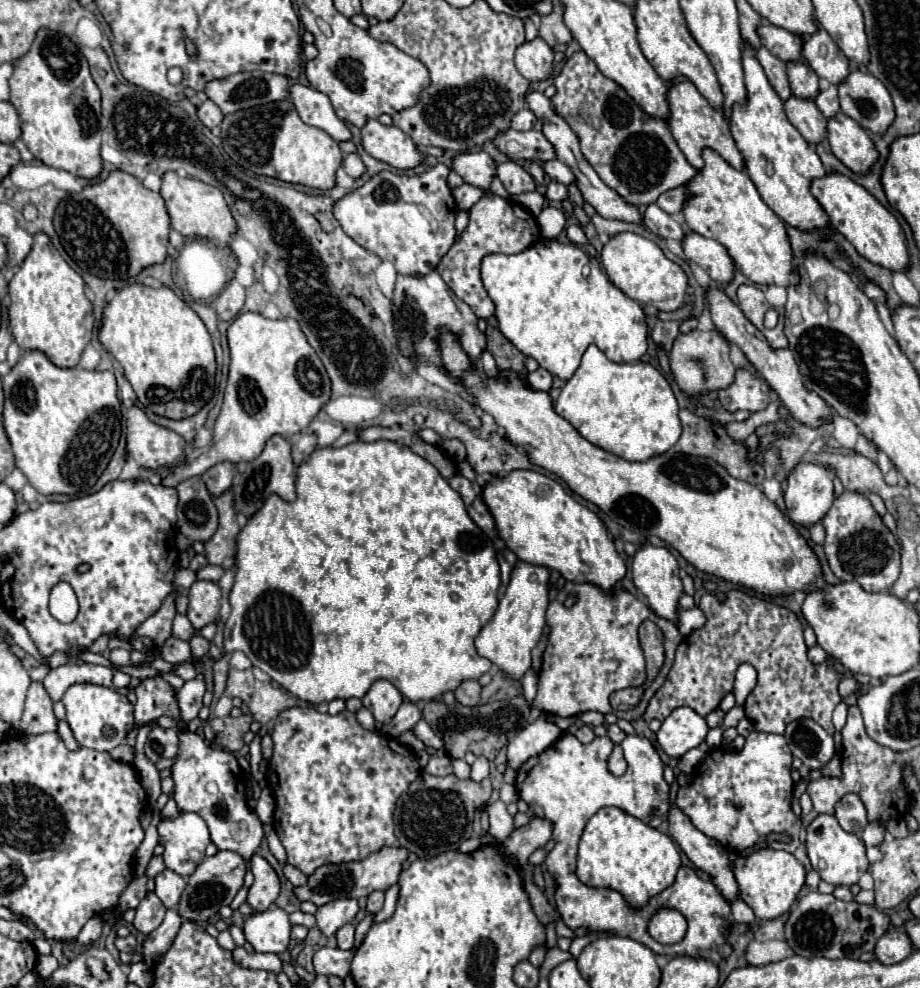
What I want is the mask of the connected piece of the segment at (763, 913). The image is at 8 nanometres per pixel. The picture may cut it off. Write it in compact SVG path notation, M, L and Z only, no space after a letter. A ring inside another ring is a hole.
M761 848L751 852L749 856L737 854L733 870L741 888L741 898L753 908L759 922L767 922L785 914L805 884L805 868L795 860L793 854L785 850Z

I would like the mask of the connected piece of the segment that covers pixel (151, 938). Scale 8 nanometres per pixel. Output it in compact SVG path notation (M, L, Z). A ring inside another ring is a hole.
M169 908L167 914L165 914L165 920L161 922L161 926L155 928L147 936L147 940L143 942L141 952L145 956L145 962L151 962L151 960L155 962L159 956L163 956L171 948L181 924L183 924L183 920L181 920L181 916L177 916L177 910Z

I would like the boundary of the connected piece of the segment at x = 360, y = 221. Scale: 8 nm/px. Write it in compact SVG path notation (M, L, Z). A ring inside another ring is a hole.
M437 164L423 174L391 174L381 170L363 186L333 204L333 216L359 246L395 264L399 274L423 276L437 268L455 242L457 206L447 186L449 168Z

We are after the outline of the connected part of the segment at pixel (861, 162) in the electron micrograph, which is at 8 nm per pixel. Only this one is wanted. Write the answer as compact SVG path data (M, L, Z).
M843 112L827 120L827 142L831 152L855 174L865 174L877 160L877 150L867 132Z

